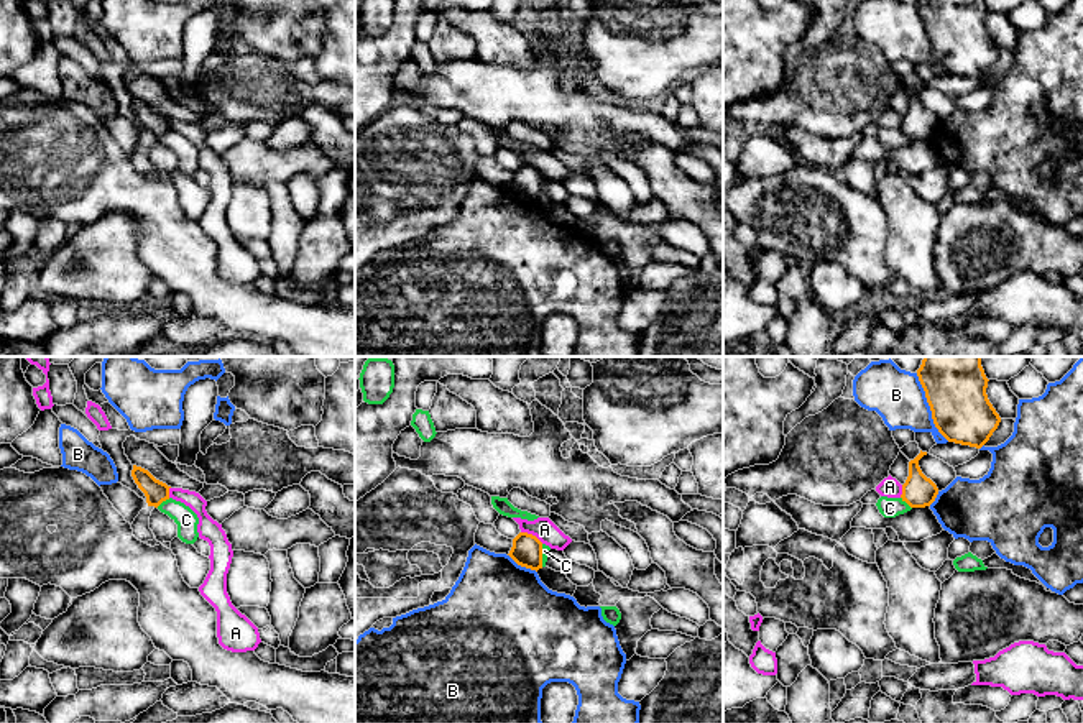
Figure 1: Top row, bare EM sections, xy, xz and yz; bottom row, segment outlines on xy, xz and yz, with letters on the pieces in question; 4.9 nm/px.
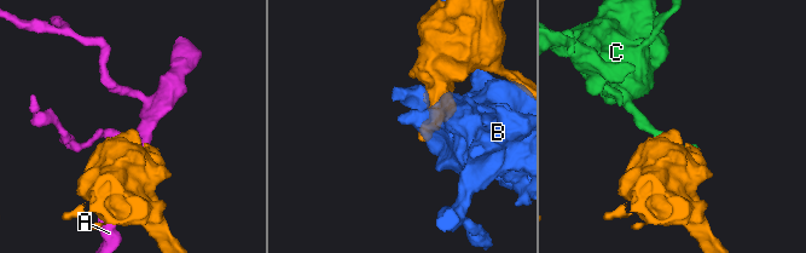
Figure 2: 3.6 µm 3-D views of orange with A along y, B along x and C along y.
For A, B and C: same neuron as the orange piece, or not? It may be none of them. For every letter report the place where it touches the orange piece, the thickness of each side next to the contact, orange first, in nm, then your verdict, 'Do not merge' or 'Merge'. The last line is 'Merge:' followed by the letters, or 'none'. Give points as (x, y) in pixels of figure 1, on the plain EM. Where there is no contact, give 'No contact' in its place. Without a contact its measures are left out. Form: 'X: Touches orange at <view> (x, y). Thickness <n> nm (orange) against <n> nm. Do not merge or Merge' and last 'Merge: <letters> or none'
A: Touches orange at xz (531, 166). Thickness 150 nm (orange) against 110 nm. Do not merge
B: Touches orange at yz (930, 40). Thickness 280 nm (orange) against 260 nm. Do not merge
C: Touches orange at xy (163, 132). Thickness 120 nm (orange) against 110 nm. Do not merge
Merge: none

